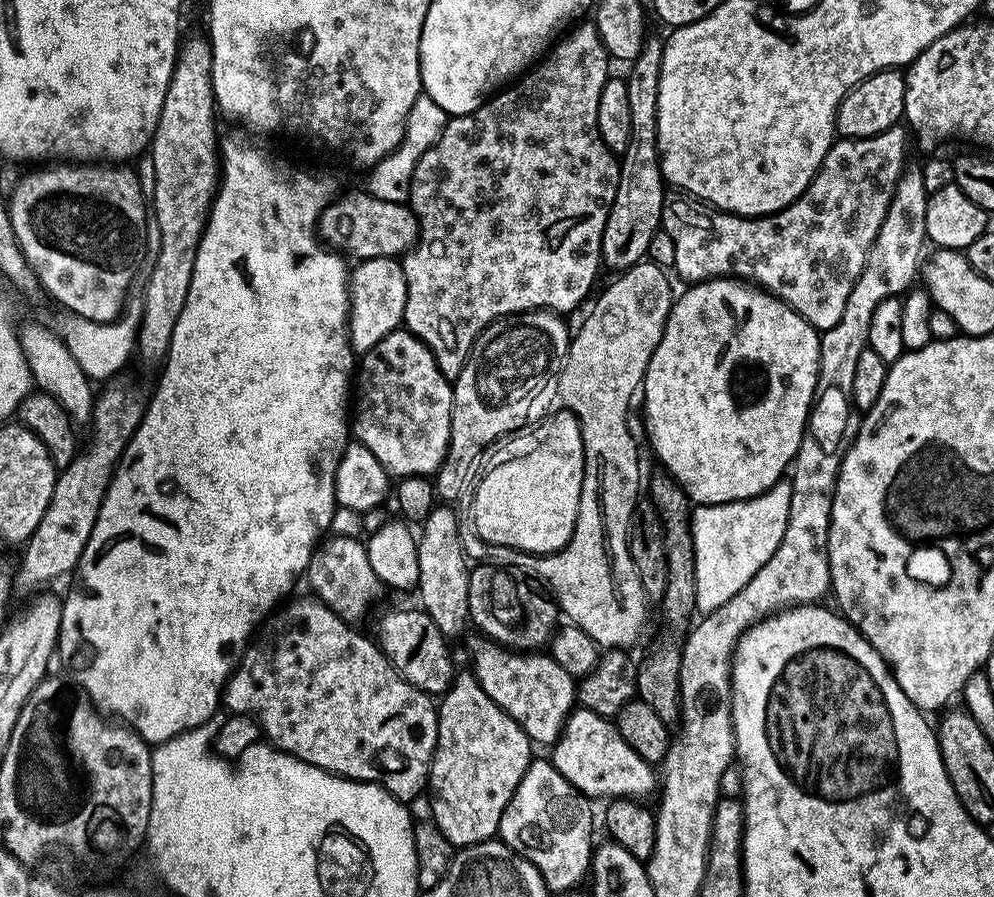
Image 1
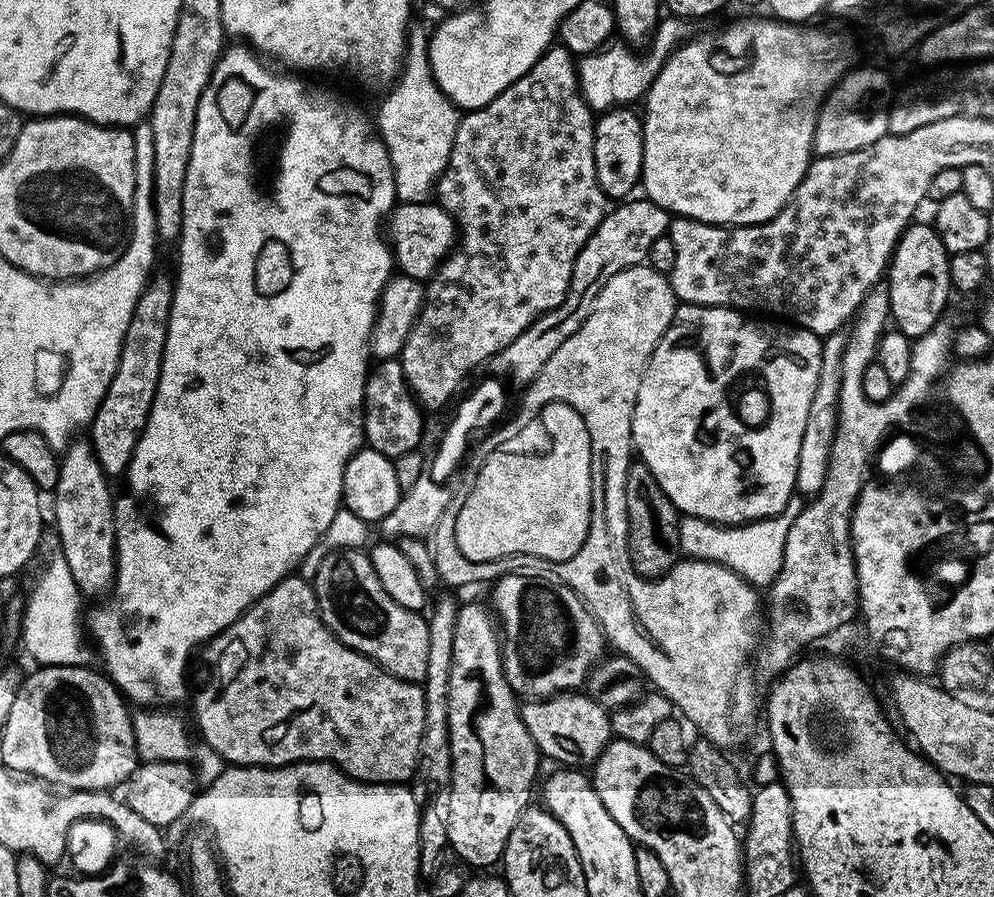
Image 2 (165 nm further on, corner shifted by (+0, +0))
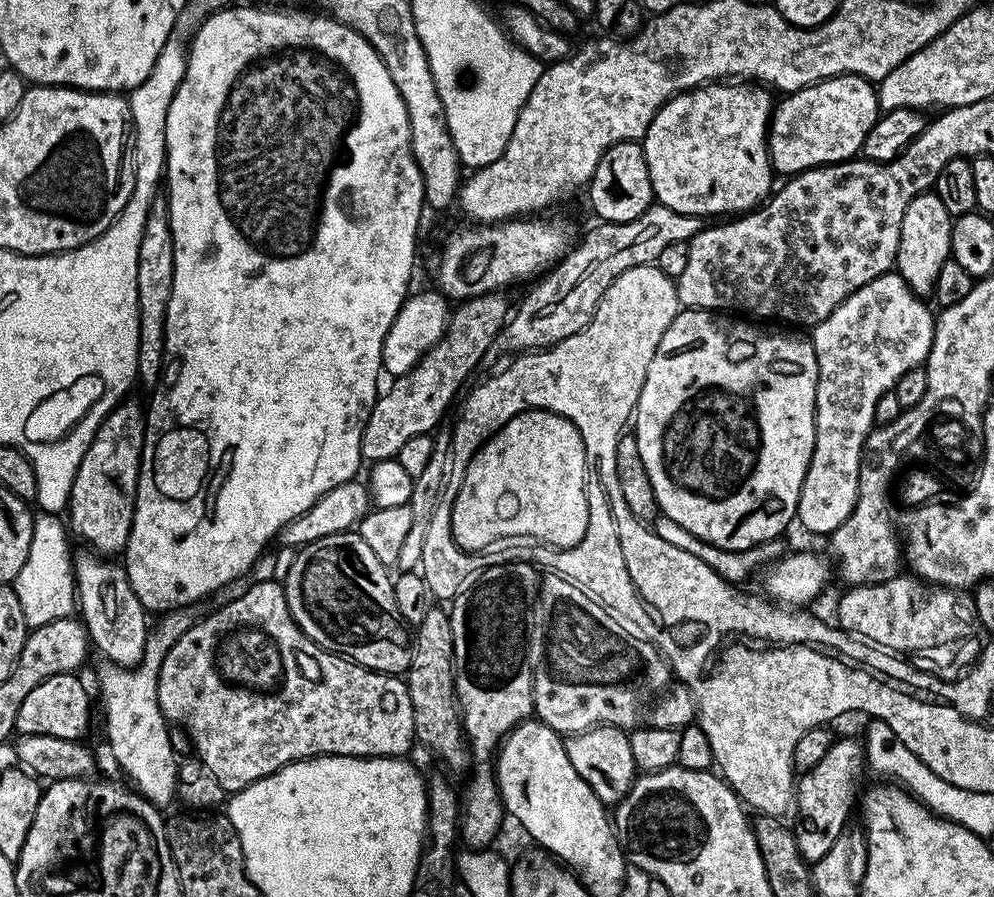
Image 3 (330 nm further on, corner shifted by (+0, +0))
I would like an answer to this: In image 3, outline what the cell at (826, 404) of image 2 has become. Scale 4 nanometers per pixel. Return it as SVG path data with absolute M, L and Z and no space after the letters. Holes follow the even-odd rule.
M889 270L866 282L866 286L854 290L850 298L843 300L821 324L811 329L810 339L818 362L816 433L810 466L806 470L806 478L802 482L796 507L796 520L806 531L827 537L834 530L838 530L838 526L842 526L846 518L850 518L854 502L858 498L858 470L862 462L862 446L876 424L874 406L878 406L878 398L882 398L882 394L895 389L898 378L902 378L906 370L921 367L930 354L936 321L933 309L928 309L924 304L927 303L913 294L899 272Z

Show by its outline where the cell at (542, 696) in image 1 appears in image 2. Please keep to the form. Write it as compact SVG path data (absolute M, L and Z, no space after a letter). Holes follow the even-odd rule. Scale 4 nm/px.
M583 691L560 692L547 700L533 700L525 705L520 708L520 717L530 738L547 759L549 756L557 760L557 765L587 769L595 764L608 741L613 739L609 709Z

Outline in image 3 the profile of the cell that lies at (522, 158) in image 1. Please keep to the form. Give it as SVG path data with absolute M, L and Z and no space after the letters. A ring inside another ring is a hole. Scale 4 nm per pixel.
M499 291L490 292L453 307L444 337L406 375L395 377L385 392L383 389L372 407L370 418L364 423L360 455L365 461L391 460L410 438L427 436L440 424L438 422L451 406L452 399L456 395L459 397L469 383L468 375L479 366L488 347L497 343L506 323L504 300L500 296L503 295Z

